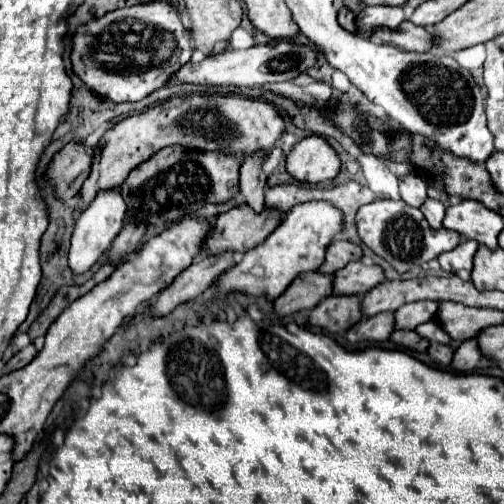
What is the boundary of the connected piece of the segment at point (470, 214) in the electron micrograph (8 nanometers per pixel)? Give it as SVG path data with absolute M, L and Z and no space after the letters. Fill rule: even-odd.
M461 199L459 203L447 207L443 227L493 249L497 247L497 235L503 229L503 217L491 209L485 209L481 201Z

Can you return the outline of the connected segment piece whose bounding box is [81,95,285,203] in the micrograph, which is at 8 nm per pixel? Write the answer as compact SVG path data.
M183 95L171 97L143 113L131 115L109 129L99 141L91 175L81 187L81 197L91 203L99 189L111 189L121 185L129 171L147 161L159 149L169 145L181 145L197 151L225 151L225 153L255 153L271 151L281 137L285 125L273 105L247 97L227 95Z

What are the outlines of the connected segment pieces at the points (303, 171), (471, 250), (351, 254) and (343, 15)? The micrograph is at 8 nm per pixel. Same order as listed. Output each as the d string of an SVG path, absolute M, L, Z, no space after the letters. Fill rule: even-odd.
M319 135L301 139L287 155L287 171L297 181L323 183L335 179L341 161L333 147Z
M463 241L461 245L457 245L453 251L447 251L439 257L441 269L447 273L457 273L461 269L471 271L473 267L473 257L477 251L477 243L473 241Z
M335 239L329 249L327 249L327 257L323 267L319 269L321 273L335 273L341 267L345 267L351 261L357 261L363 257L363 249L357 243L351 241L343 241L343 239Z
M341 7L341 9L339 9L339 23L341 23L341 27L347 29L347 31L353 31L353 33L355 33L355 25L353 25L353 21L355 21L355 13L349 11L347 7Z

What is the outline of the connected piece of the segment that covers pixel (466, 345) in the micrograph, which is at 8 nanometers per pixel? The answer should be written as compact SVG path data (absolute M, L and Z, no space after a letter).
M475 339L463 341L453 357L453 367L461 373L473 373L477 369L487 369L491 365L493 365L493 361L479 351L479 345Z

